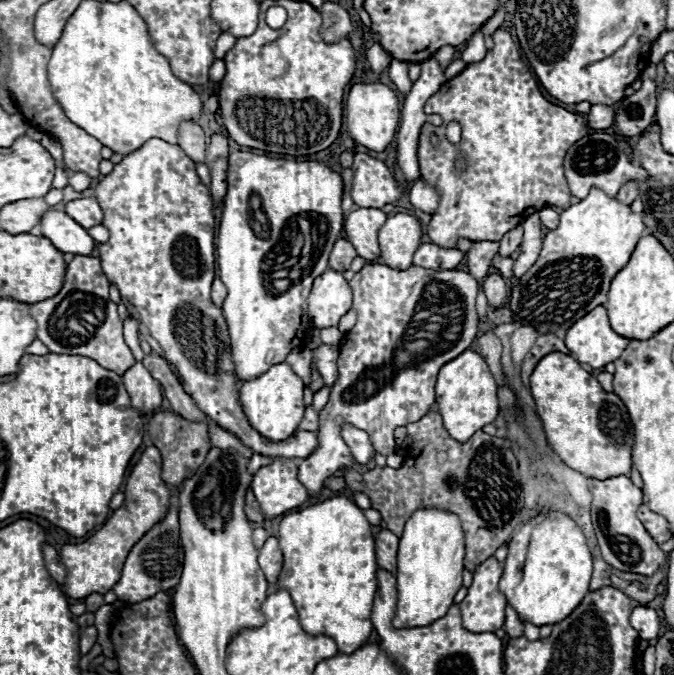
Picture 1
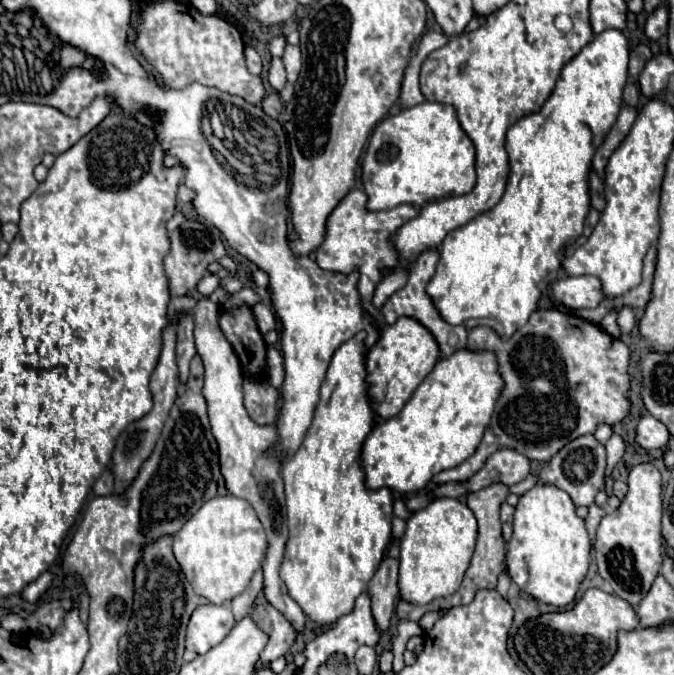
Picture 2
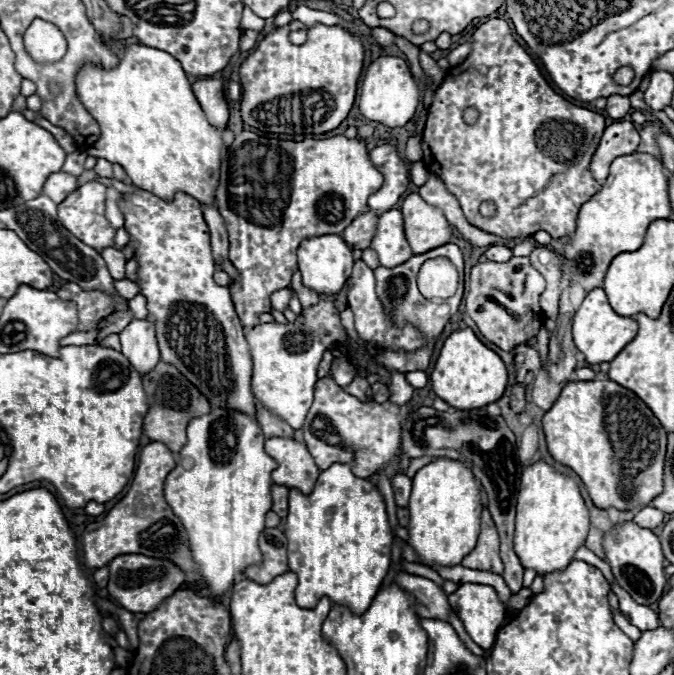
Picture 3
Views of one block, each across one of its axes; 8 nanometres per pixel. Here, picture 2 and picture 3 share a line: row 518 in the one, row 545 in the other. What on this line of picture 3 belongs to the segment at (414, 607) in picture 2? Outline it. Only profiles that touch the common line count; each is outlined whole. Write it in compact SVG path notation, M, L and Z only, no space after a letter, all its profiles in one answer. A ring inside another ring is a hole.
M484 508L478 544L476 544L476 548L462 560L462 566L464 566L464 568L472 568L472 570L490 570L490 572L502 574L502 572L504 572L504 564L502 564L502 560L500 560L498 548L500 548L500 540L498 540L496 526L494 526L494 522L492 522L490 512Z

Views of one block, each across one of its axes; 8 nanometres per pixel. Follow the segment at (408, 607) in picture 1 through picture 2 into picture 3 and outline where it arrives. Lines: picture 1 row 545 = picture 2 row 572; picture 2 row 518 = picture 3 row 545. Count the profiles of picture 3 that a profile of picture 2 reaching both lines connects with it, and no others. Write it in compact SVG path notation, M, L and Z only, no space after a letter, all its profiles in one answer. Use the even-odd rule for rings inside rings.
M438 458L426 464L412 478L410 496L410 524L408 524L408 546L420 558L420 564L428 568L456 566L474 548L480 534L480 492L472 470L460 460Z

